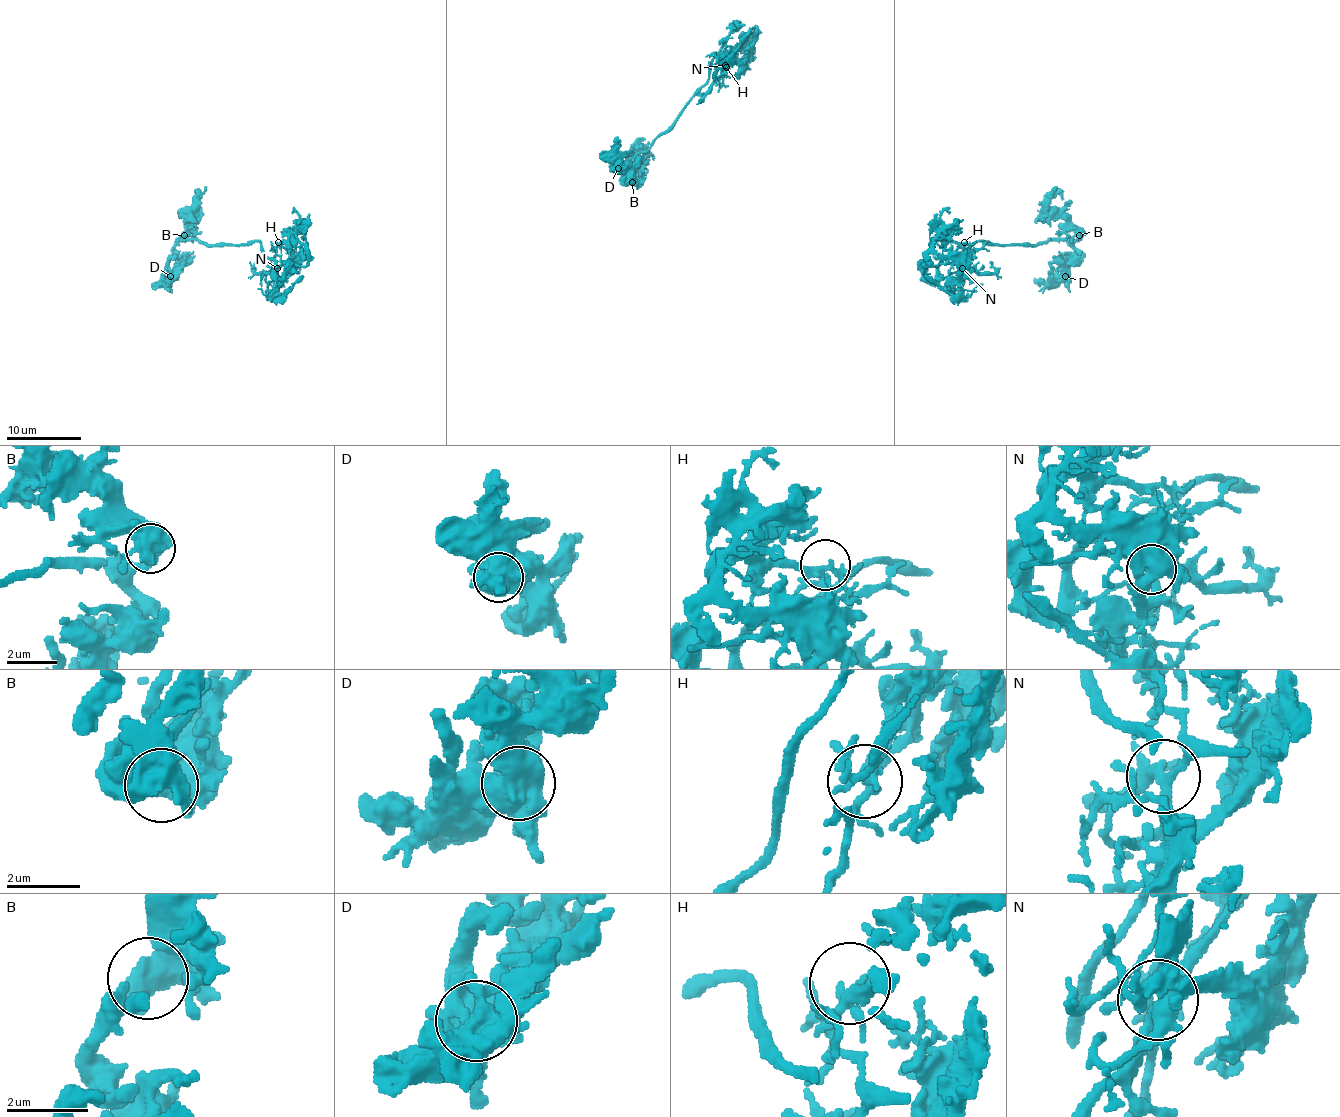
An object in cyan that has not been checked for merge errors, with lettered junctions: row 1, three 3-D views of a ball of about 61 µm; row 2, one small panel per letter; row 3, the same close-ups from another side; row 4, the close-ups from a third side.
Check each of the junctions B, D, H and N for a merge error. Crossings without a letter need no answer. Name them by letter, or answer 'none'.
none

